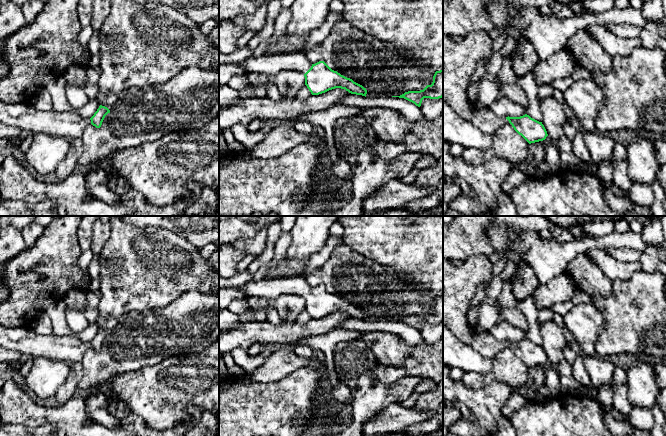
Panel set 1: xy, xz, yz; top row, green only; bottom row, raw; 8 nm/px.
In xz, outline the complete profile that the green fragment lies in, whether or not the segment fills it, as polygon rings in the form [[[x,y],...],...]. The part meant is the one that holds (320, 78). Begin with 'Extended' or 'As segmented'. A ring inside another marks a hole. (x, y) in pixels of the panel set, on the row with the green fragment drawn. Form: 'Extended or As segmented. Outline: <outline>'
Extended. Outline: [[[305,50],[286,54],[250,56],[238,64],[246,72],[264,74],[270,78],[285,70],[299,71],[304,74],[305,85],[312,95],[319,95],[335,88],[345,89],[351,94],[365,97],[367,94],[366,88],[332,70],[324,61],[312,64]]]

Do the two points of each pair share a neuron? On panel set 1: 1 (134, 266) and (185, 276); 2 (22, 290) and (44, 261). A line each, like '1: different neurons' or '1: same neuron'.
1: same neuron
2: same neuron

